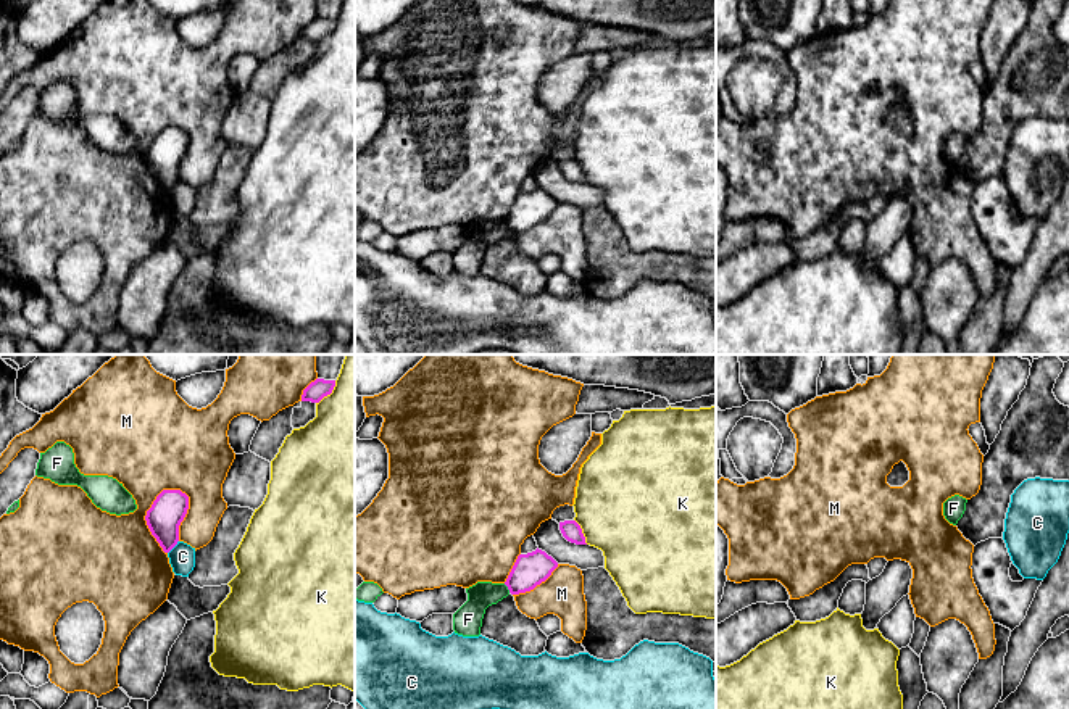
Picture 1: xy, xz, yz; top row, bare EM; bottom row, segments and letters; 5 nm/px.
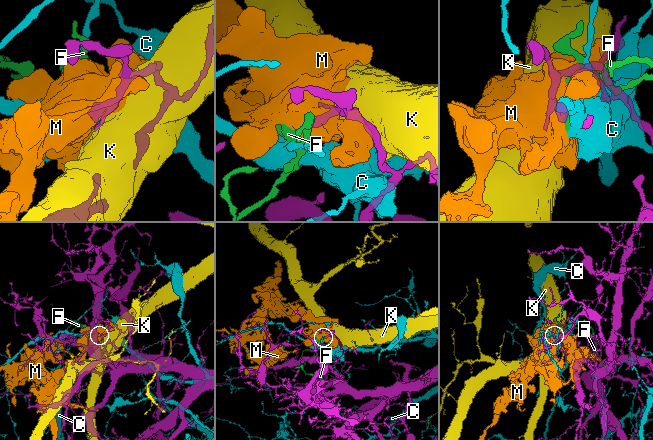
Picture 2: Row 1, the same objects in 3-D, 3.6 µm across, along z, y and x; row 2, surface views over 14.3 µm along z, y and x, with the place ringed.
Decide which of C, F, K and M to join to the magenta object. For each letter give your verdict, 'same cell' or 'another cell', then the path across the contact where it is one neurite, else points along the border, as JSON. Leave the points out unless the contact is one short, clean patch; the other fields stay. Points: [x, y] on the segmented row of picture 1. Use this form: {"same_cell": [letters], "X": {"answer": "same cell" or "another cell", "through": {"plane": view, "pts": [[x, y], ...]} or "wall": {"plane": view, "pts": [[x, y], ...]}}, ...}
{"same_cell": [], "C": {"answer": "another cell"}, "F": {"answer": "another cell", "wall": {"plane": "xz", "pts": [[503, 584], [510, 592]]}}, "K": {"answer": "another cell"}, "M": {"answer": "another cell"}}

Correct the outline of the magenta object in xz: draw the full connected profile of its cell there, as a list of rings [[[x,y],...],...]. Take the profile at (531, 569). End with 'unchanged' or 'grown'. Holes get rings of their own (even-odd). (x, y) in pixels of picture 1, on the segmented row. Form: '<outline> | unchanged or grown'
[[[542,549],[527,554],[519,554],[505,585],[511,595],[519,595],[534,590],[545,582],[558,562]]] | unchanged

